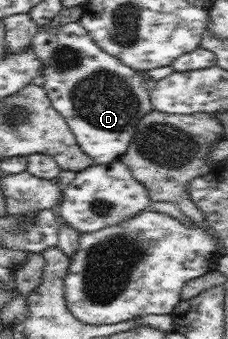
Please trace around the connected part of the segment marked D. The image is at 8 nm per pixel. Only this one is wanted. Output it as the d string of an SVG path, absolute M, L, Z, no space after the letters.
M78 21L40 28L31 41L43 67L41 86L66 120L80 149L96 164L110 164L126 153L138 122L153 109L146 74L124 65L91 38Z

